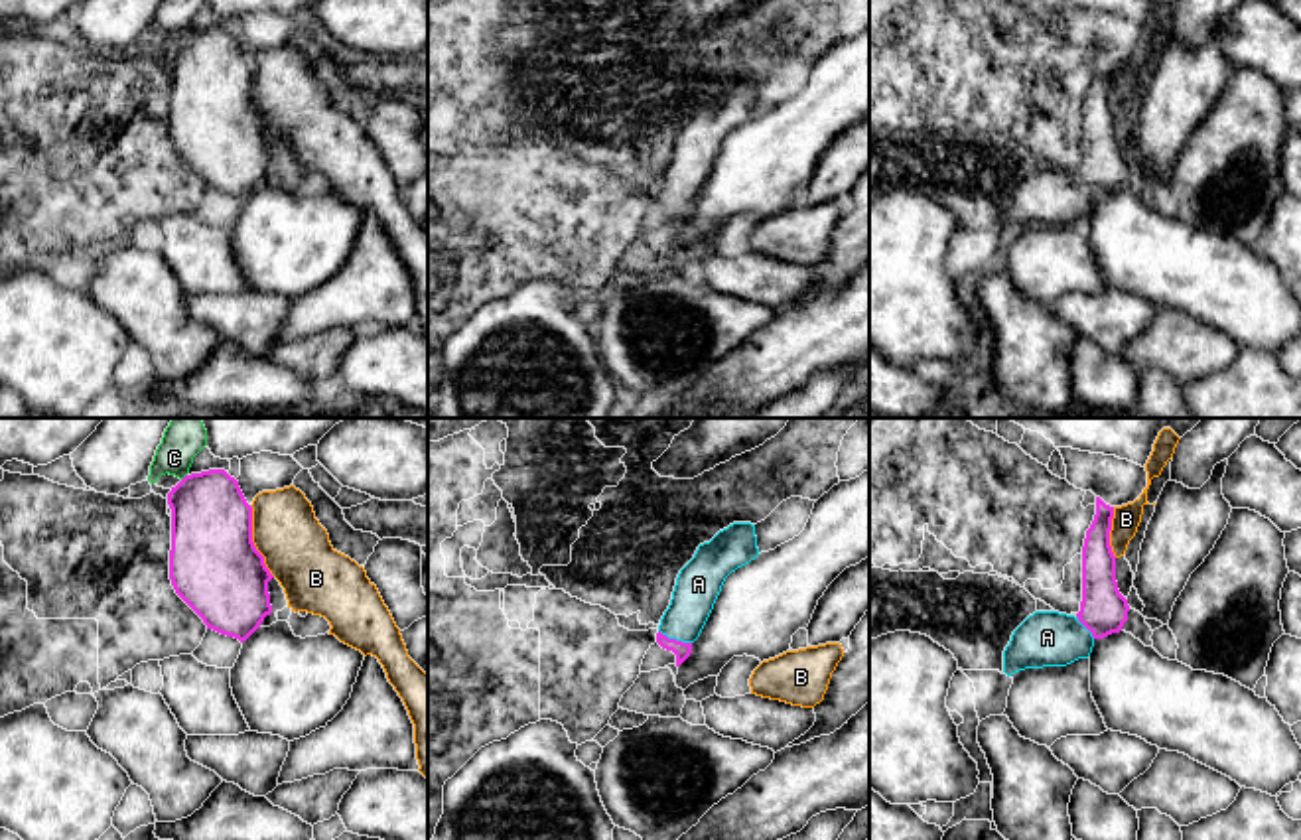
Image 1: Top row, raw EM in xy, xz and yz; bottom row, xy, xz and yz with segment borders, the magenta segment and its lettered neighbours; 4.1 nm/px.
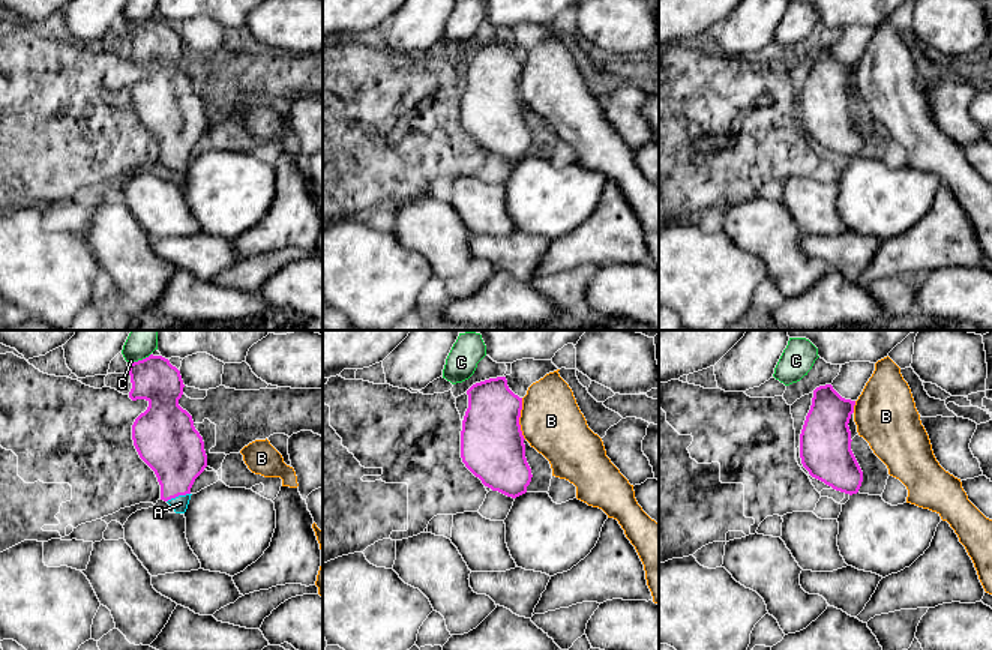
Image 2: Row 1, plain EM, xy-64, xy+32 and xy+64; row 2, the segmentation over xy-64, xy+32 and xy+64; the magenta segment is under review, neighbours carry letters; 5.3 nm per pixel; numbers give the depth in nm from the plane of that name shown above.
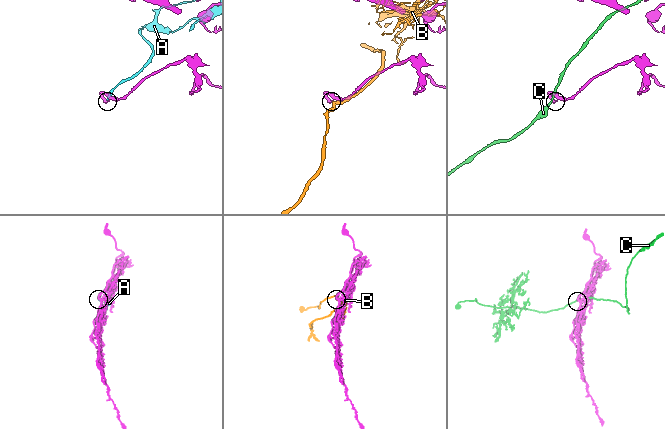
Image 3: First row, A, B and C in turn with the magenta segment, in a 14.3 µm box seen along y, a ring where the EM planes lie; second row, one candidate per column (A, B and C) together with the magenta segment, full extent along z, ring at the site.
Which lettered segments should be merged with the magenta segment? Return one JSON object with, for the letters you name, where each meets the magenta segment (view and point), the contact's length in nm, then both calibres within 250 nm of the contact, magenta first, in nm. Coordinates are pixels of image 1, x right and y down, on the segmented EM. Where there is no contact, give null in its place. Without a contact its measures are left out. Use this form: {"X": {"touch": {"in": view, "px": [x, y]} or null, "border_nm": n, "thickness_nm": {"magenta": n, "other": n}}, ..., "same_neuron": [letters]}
{"A": {"touch": {"in": "xz", "px": [675, 639]}, "border_nm": 150, "thickness_nm": {"magenta": 70, "other": 190}}, "same_neuron": ["A"]}

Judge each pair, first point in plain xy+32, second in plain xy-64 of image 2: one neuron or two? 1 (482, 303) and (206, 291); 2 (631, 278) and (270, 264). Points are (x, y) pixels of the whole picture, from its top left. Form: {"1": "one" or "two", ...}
{"1": "one", "2": "two"}

